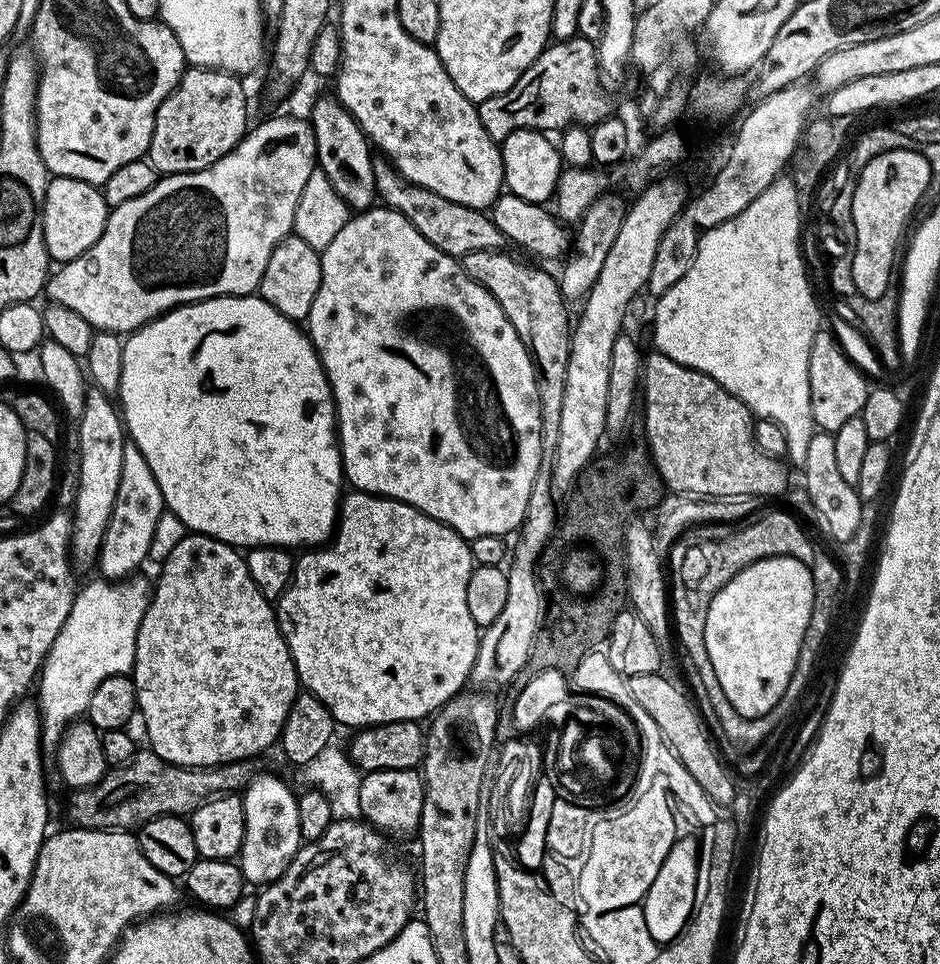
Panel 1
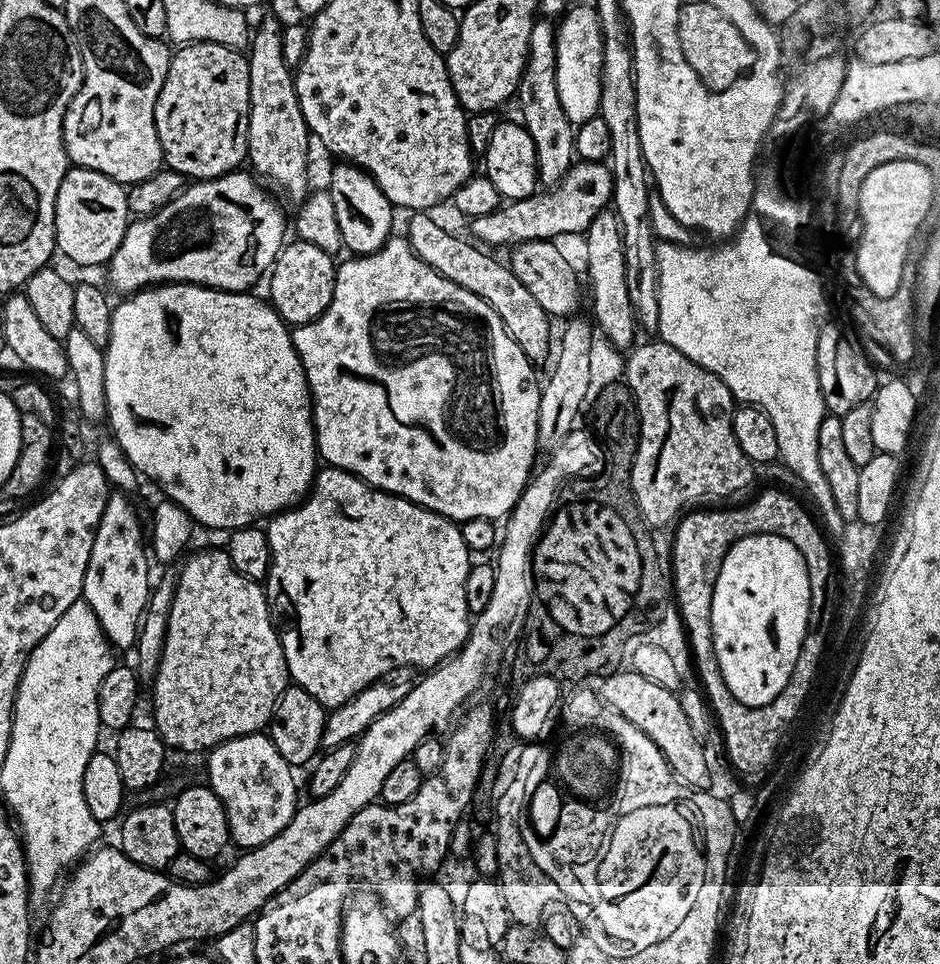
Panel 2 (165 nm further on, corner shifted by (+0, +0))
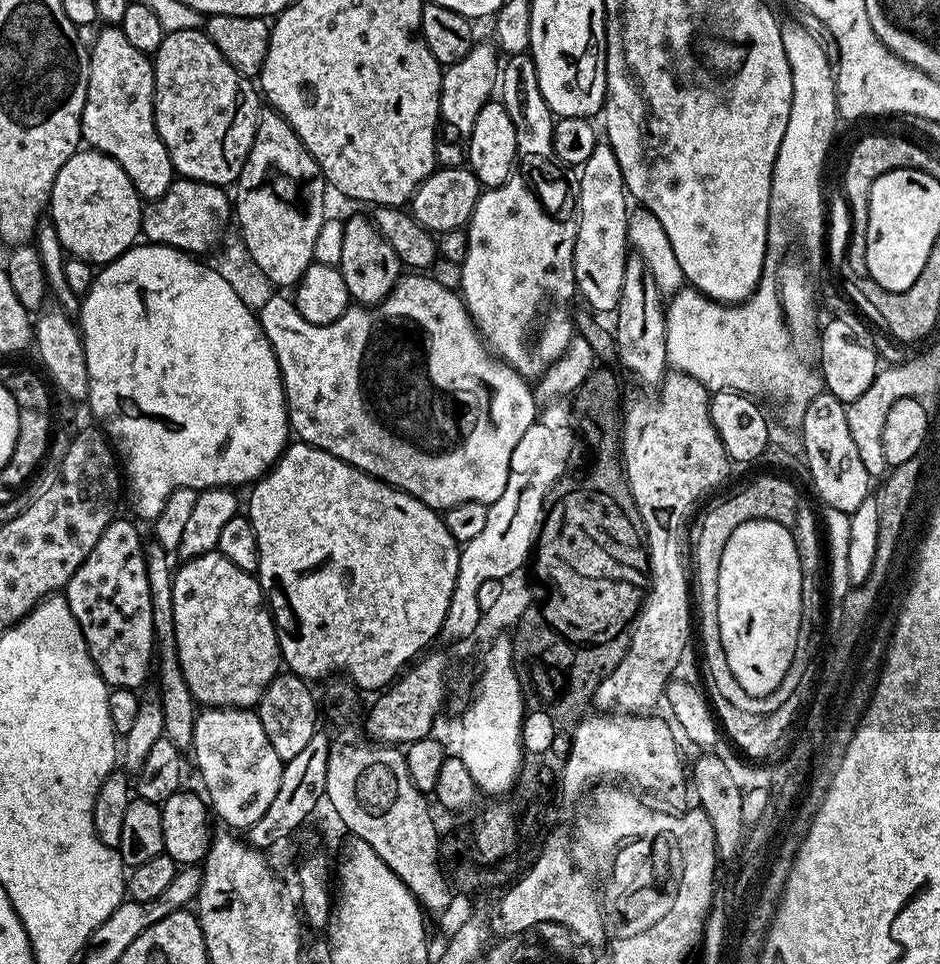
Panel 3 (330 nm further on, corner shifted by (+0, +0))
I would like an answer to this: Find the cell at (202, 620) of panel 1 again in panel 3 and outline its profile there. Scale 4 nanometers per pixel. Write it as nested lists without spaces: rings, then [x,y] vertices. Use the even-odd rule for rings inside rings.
[[[218,550],[185,559],[172,578],[174,630],[177,656],[195,703],[209,708],[247,708],[260,703],[266,686],[281,671],[280,643],[272,613],[266,607],[259,579],[244,572]]]

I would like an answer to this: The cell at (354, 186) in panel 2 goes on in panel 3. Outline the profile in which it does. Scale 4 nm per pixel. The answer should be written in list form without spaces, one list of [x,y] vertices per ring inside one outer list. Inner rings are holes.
[[[367,215],[347,217],[344,220],[342,258],[338,267],[348,287],[349,297],[360,306],[371,306],[385,300],[402,275],[402,265],[398,254],[394,254],[394,246],[382,238]]]

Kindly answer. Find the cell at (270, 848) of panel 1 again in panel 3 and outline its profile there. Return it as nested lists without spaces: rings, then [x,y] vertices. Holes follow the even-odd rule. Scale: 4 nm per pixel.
[[[209,708],[195,718],[191,751],[196,751],[195,767],[202,774],[205,782],[206,800],[211,811],[216,812],[229,824],[229,829],[250,829],[269,809],[274,801],[279,782],[281,781],[285,761],[274,754],[274,746],[270,746],[270,738],[266,738],[266,730],[262,730],[262,722],[255,711],[247,708]]]

